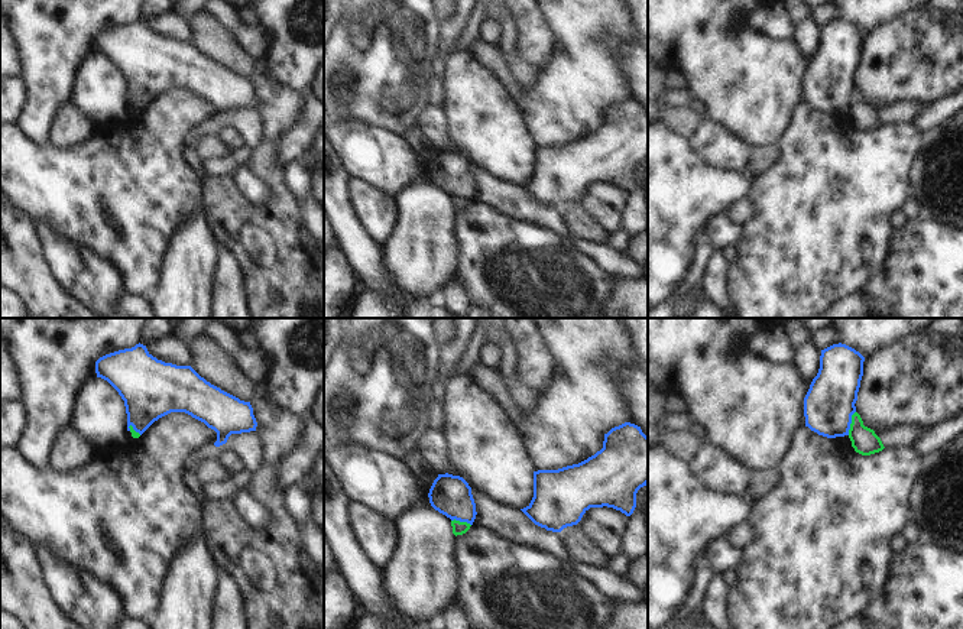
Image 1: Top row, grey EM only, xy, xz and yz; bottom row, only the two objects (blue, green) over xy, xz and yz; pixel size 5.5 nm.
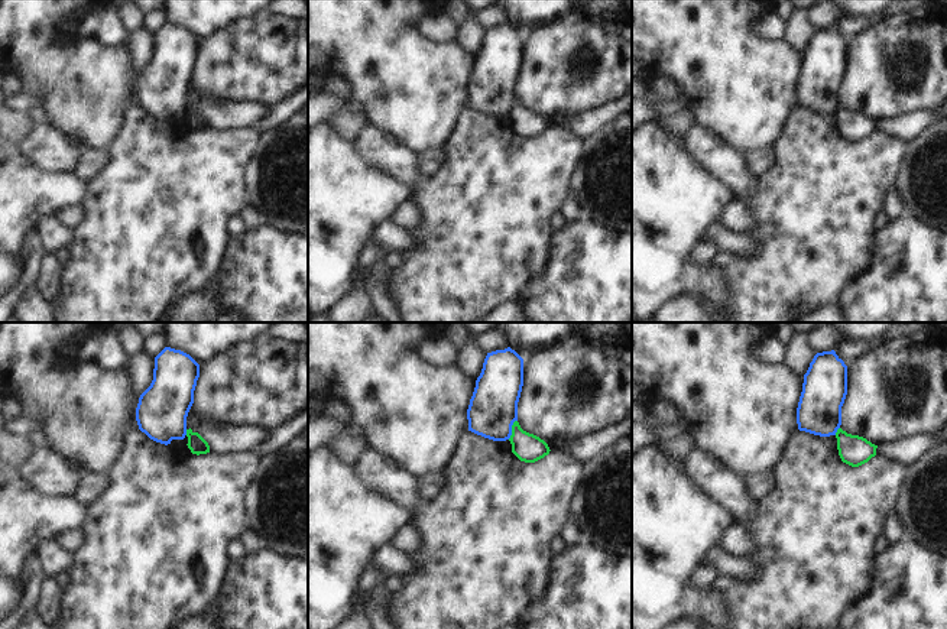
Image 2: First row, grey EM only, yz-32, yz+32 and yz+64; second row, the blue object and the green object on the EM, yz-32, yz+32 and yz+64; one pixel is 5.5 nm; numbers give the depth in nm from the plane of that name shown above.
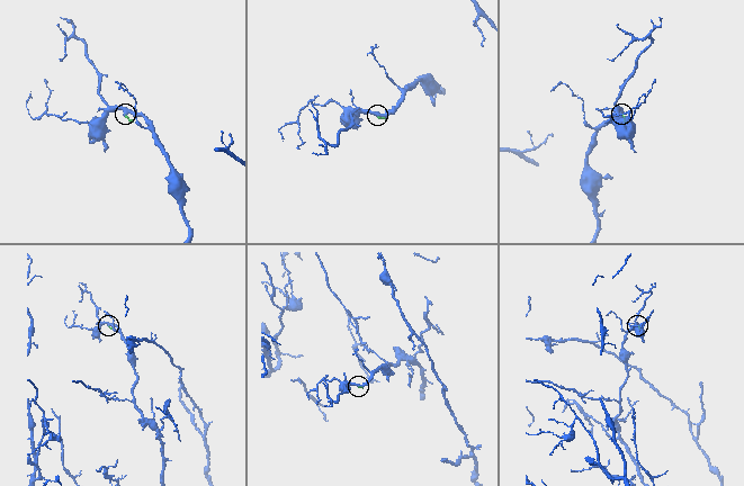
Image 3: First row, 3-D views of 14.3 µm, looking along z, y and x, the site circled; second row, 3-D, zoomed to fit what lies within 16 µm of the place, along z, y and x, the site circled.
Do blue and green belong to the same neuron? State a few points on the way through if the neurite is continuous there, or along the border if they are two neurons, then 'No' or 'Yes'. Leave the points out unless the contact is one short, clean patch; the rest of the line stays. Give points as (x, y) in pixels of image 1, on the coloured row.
Boundary: yz (855, 411), (848, 434). No.

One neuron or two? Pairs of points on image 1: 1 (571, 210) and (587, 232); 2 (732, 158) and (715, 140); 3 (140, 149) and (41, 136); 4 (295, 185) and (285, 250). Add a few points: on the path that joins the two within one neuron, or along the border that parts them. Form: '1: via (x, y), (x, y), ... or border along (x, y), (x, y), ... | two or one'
1: via (573, 216), (583, 226) | one
2: via (728, 153), (719, 145) | one
3: border along (18, 126), (33, 140), (39, 143), (49, 142) | two
4: border along (282, 167), (282, 182), (298, 204) | two

